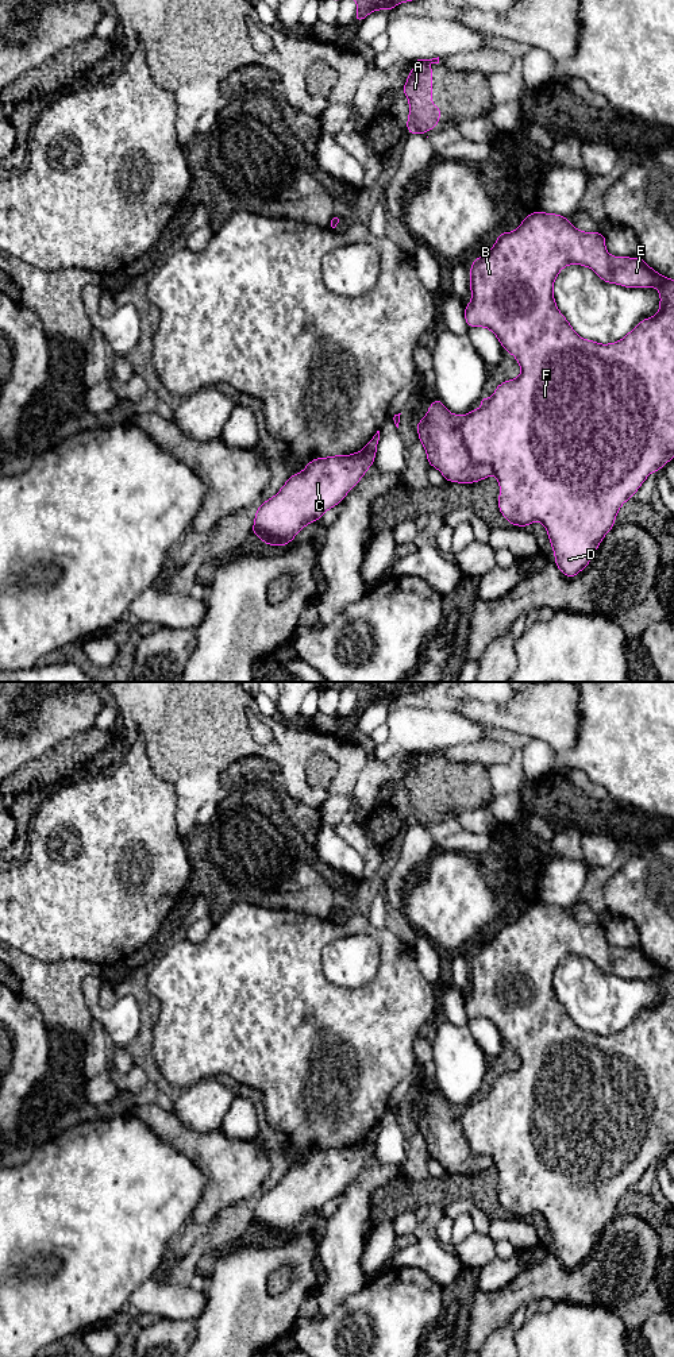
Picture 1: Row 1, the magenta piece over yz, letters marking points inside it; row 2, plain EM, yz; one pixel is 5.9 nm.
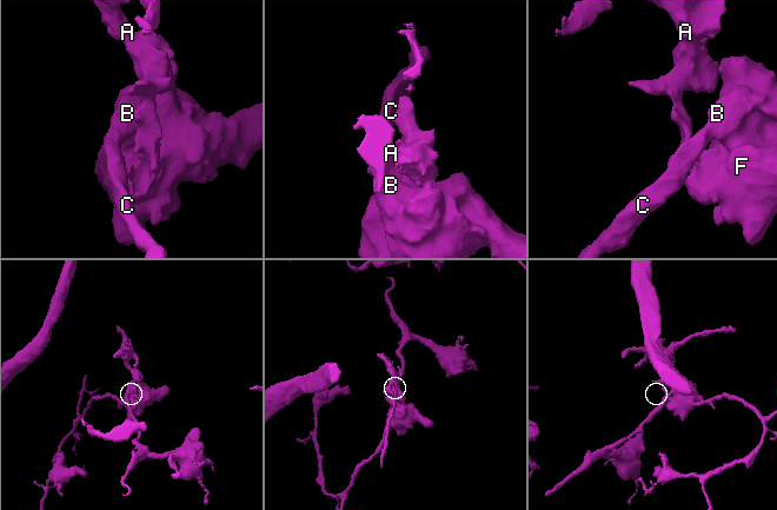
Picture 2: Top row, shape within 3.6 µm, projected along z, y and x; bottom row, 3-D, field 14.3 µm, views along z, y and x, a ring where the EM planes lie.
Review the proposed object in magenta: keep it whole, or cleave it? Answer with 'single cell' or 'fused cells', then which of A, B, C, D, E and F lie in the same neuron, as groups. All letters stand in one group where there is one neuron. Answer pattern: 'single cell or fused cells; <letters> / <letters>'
fused cells; A / B C D E F

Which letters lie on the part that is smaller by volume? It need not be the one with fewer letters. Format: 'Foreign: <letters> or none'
Foreign: A

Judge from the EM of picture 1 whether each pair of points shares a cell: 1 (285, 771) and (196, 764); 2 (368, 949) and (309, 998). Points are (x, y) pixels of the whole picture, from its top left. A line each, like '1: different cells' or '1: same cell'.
1: same cell
2: different cells

